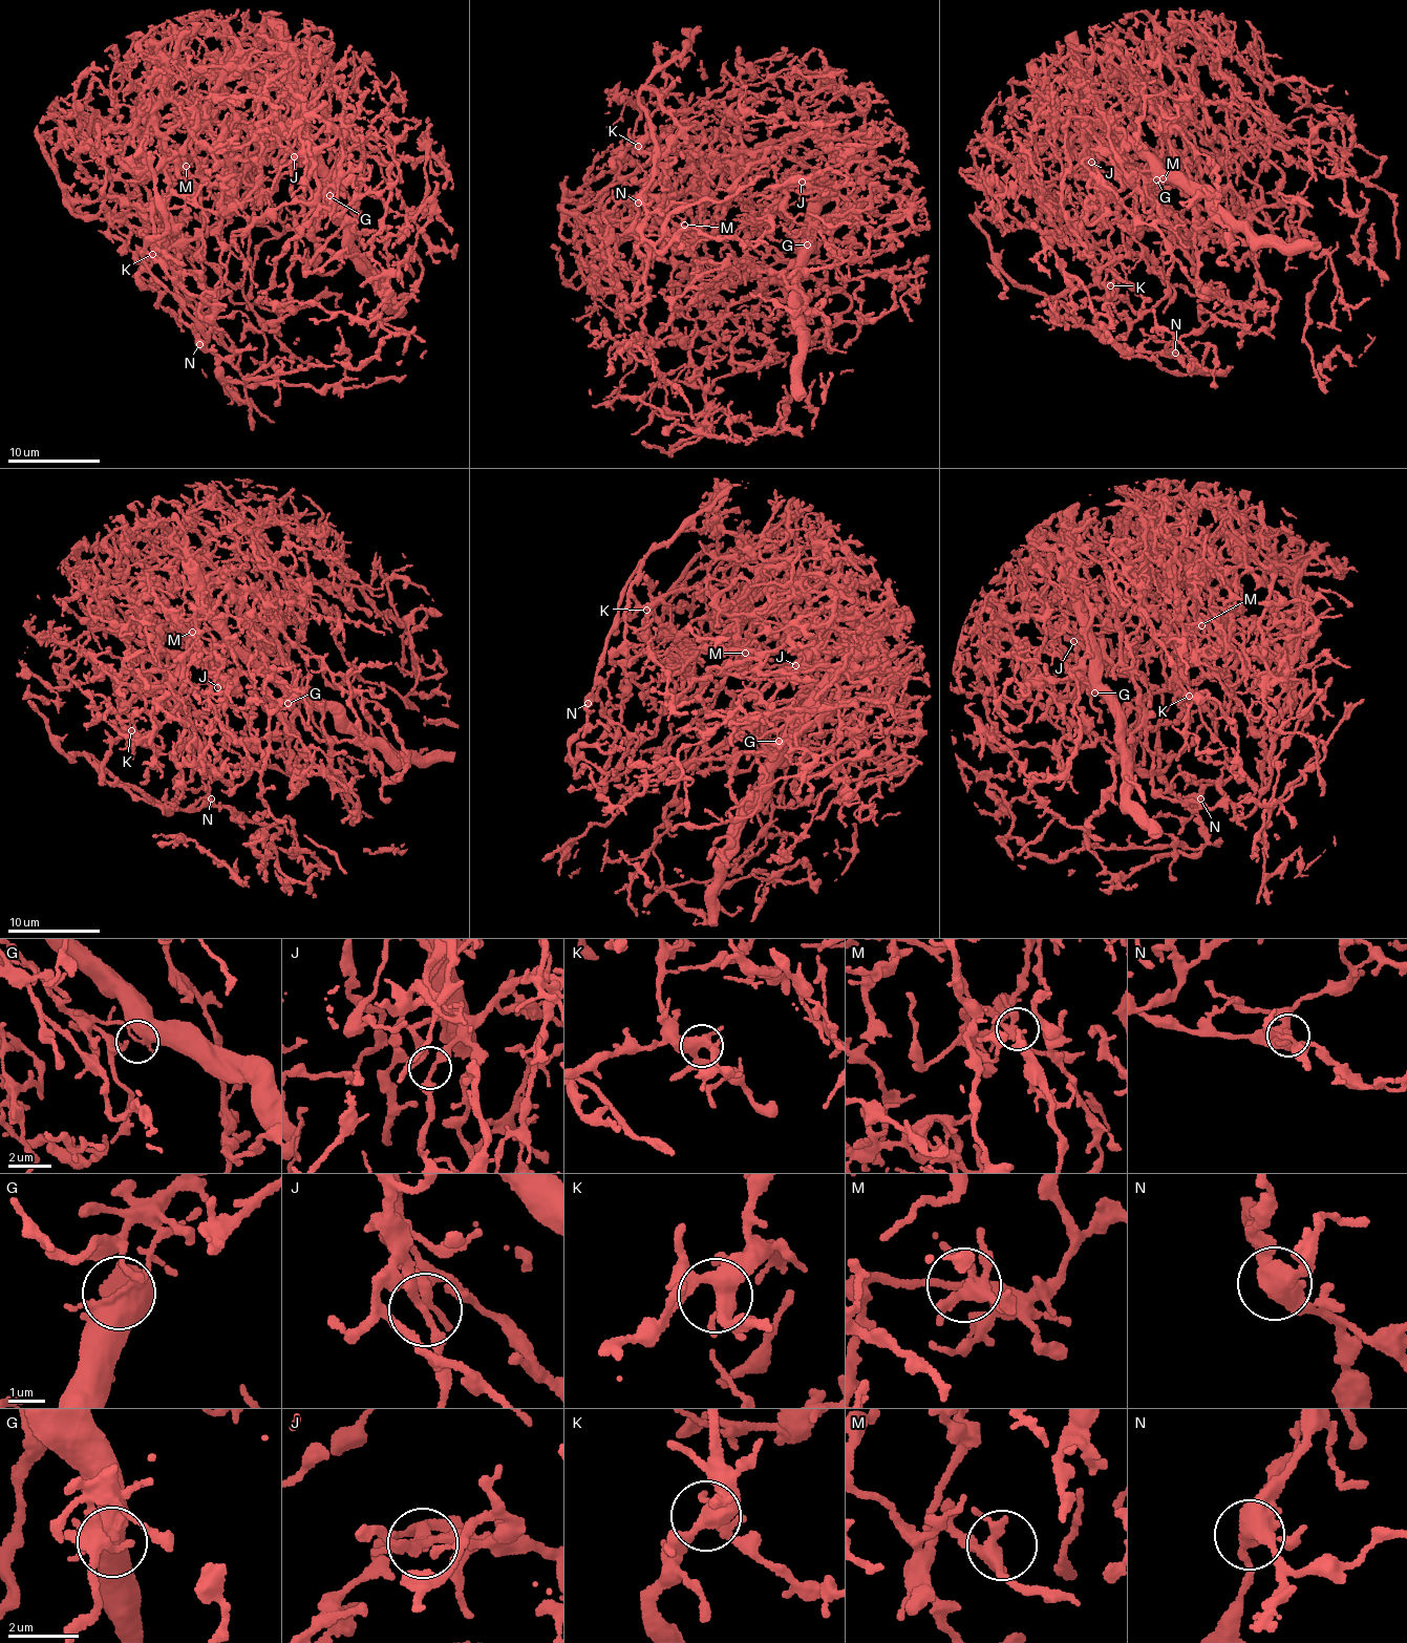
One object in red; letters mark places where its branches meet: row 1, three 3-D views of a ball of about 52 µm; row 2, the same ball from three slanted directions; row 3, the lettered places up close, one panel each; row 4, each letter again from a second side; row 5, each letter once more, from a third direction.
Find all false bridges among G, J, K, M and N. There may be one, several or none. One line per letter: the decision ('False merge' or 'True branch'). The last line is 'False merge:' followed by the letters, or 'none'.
G: True branch
J: True branch
K: True branch
M: True branch
N: True branch
False merge: none

